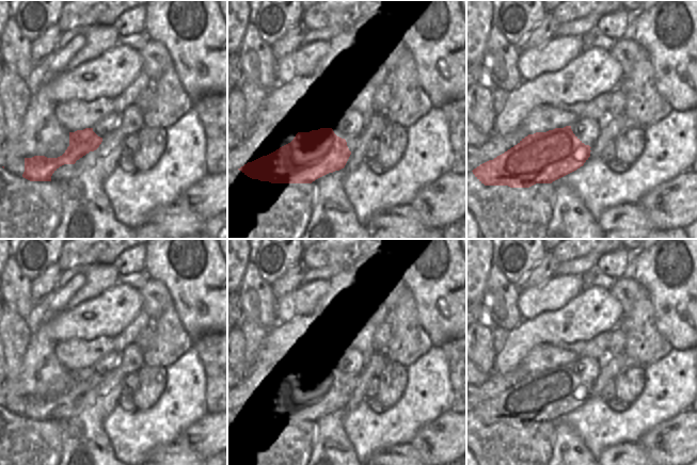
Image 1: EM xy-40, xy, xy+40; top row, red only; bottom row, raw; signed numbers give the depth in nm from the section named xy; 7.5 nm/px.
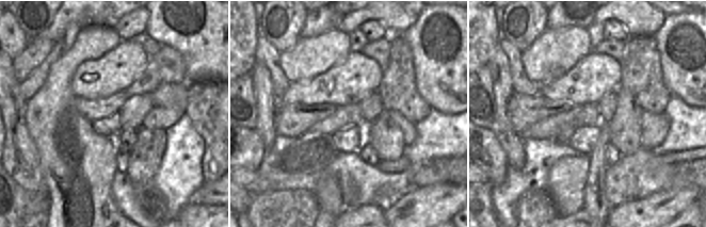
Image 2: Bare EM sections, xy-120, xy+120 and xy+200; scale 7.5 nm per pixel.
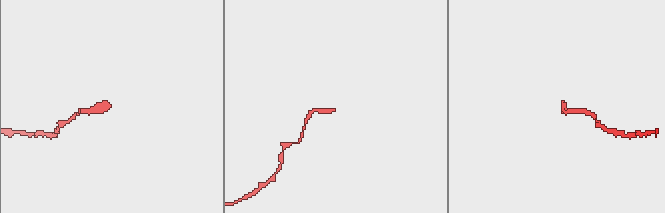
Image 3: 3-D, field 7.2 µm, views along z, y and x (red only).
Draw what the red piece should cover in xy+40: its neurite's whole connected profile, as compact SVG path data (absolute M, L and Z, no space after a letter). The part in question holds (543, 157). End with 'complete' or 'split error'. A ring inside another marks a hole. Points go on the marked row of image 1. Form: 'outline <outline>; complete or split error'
outline M566 126L528 134L504 154L480 164L472 172L485 186L529 188L536 183L552 183L583 166L590 157L590 148L573 133L571 126Z; complete

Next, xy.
outline M369 111L360 117L355 133L346 140L337 137L332 128L298 132L290 143L238 170L252 179L271 183L312 183L329 173L344 169L358 142L368 132L370 125L379 121L380 115L383 114Z; split error

